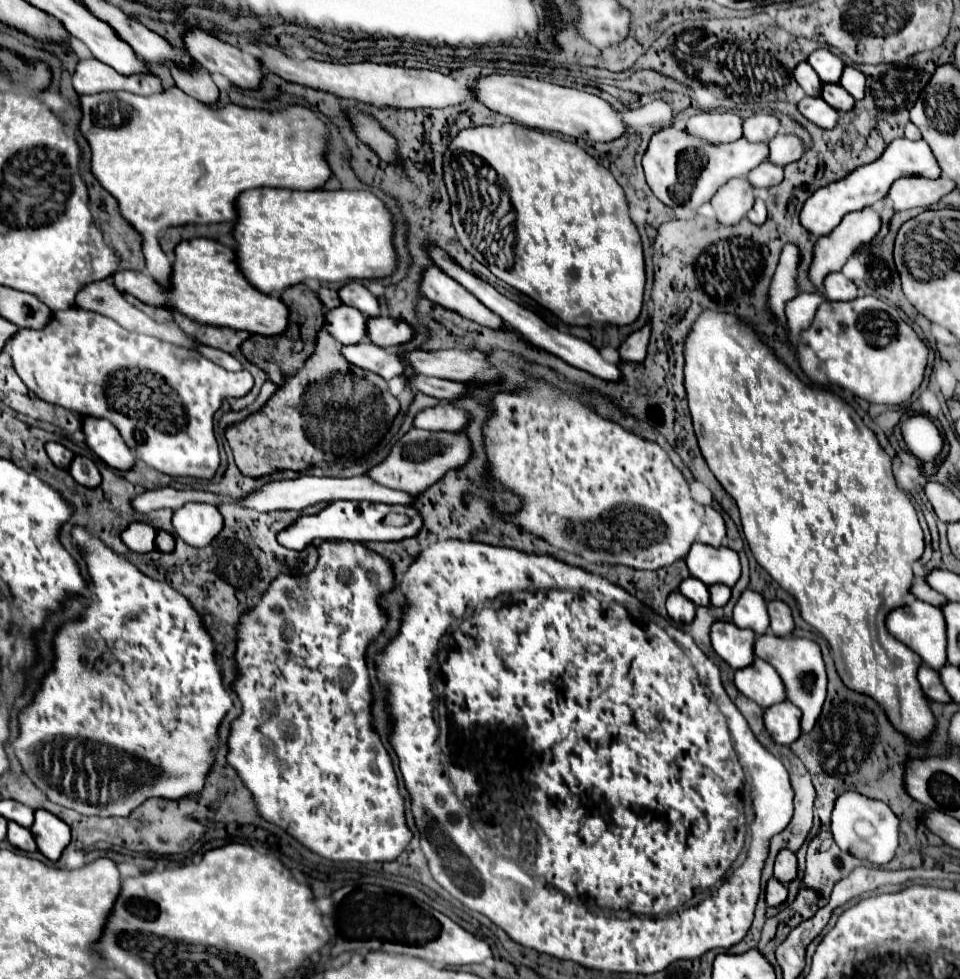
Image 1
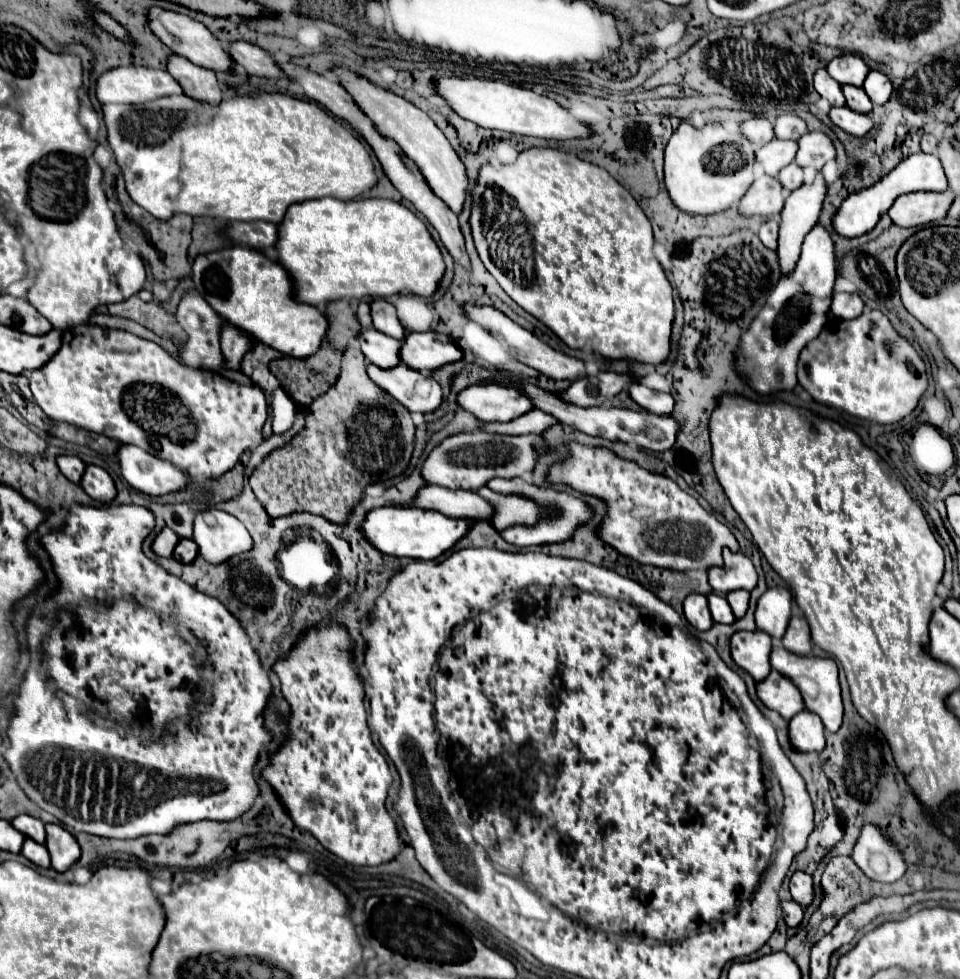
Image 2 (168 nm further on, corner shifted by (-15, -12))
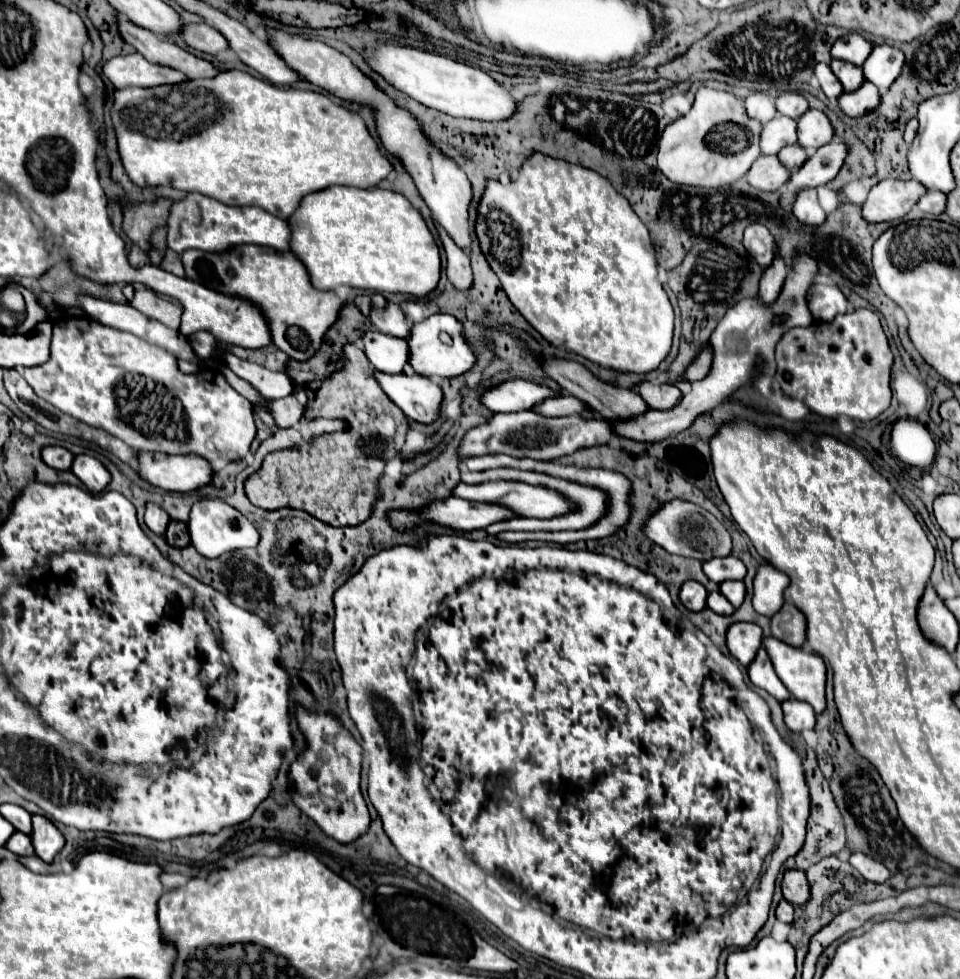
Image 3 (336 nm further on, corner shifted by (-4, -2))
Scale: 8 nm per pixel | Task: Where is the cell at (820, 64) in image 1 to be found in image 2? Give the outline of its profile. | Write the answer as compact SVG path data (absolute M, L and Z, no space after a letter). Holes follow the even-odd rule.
M855 54L837 56L835 60L831 60L825 66L825 70L839 84L851 84L851 86L863 86L863 80L865 80L865 76L869 72L863 58L855 56Z

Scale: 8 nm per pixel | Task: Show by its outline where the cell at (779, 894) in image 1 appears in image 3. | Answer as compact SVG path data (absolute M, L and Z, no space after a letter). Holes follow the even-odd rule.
M782 900L782 902L778 904L778 908L776 908L776 918L778 918L780 922L792 924L792 922L794 922L794 918L792 918L792 912L794 912L792 904L788 904L786 900Z

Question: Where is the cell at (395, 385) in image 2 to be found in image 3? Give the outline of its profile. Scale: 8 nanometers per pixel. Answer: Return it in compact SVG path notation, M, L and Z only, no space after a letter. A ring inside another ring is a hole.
M380 374L376 380L388 398L410 418L420 424L432 424L440 416L442 388L430 378L418 374Z

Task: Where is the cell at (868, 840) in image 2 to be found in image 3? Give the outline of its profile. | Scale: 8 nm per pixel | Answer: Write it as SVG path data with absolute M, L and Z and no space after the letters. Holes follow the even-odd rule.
M854 852L850 856L850 864L868 880L868 882L874 882L874 884L884 884L888 878L890 878L890 872L886 866L882 866L880 862L874 862L872 858L860 854L860 852Z

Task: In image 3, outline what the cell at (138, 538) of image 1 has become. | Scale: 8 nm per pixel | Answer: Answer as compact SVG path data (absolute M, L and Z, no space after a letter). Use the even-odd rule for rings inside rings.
M146 502L146 514L144 514L144 522L146 526L156 532L156 534L164 534L166 532L166 526L170 522L166 510L160 506L160 504L154 504L154 502Z

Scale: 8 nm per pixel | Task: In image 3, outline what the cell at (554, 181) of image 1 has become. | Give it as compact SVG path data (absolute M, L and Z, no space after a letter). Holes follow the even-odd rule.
M534 154L526 160L528 164L524 164L520 168L520 176L510 184L504 186L496 180L488 180L484 198L480 202L478 208L478 220L476 220L476 234L482 246L482 252L486 256L486 260L490 262L492 270L498 274L504 292L508 294L510 302L516 306L516 310L530 322L532 328L536 328L544 340L548 340L554 346L566 346L570 352L580 354L584 358L588 358L594 364L600 364L602 368L610 368L616 372L636 372L636 374L646 374L658 368L658 364L668 356L670 346L672 346L672 336L674 336L674 310L672 304L668 300L668 294L664 292L662 284L658 282L658 268L656 268L656 252L654 246L650 242L648 236L648 228L644 226L644 222L636 216L636 212L630 208L628 200L618 194L612 184L602 178L600 174L582 168L582 166L574 166L568 164L564 160L554 160L550 156L544 154Z

